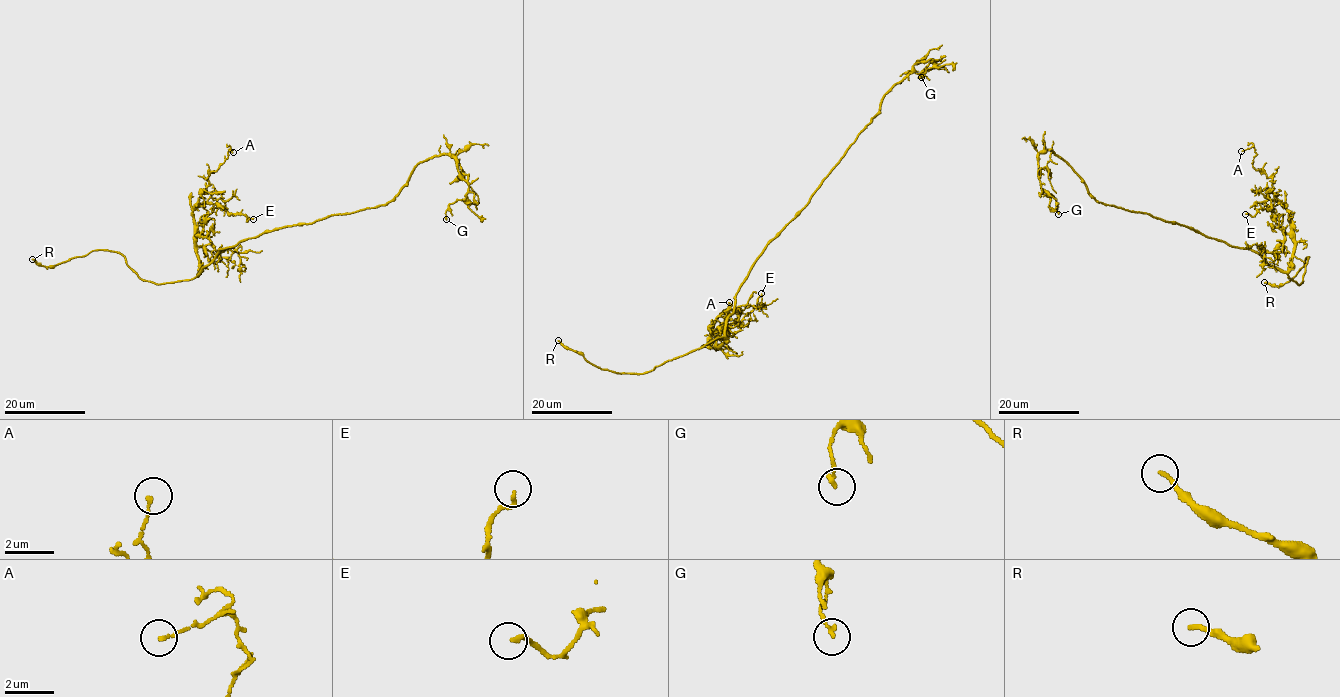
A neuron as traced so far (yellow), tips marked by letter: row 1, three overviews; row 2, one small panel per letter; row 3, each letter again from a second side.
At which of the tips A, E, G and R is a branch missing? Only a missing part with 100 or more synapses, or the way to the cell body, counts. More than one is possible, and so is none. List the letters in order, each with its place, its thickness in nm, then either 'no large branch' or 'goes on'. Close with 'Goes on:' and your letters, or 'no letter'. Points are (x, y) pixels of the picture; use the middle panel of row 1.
A: at (729, 302); 130 nm thick; no large branch
E: at (761, 293); 140 nm thick; no large branch
G: at (921, 77); 160 nm thick; no large branch
R: at (558, 340); 190 nm thick; goes on
Goes on: R

